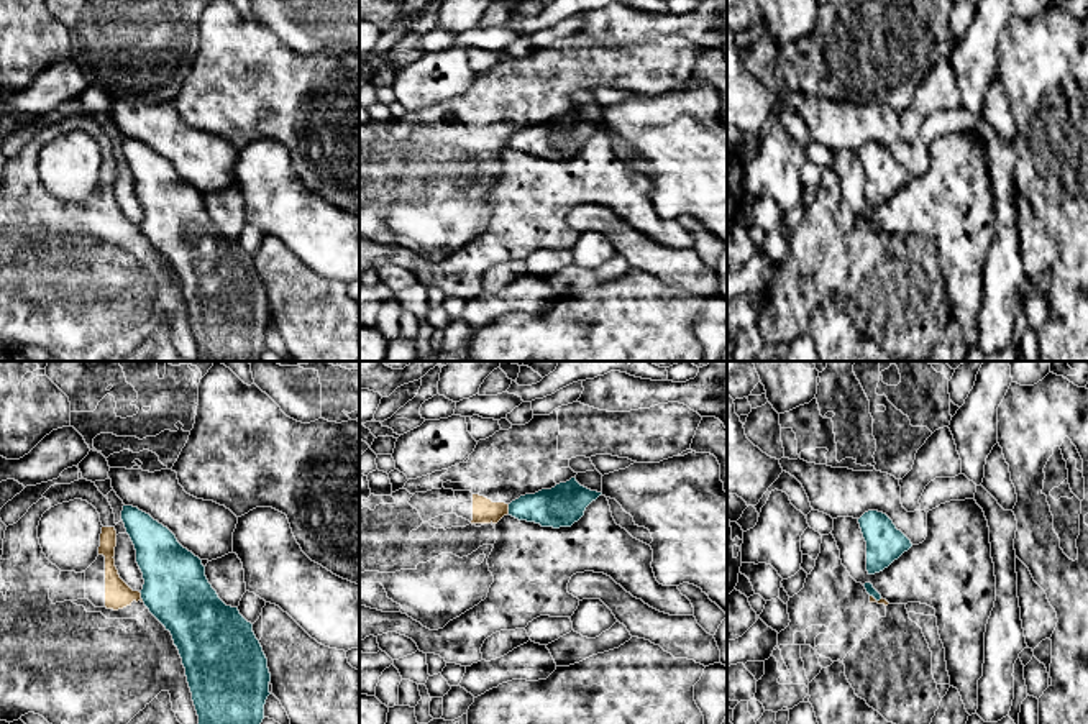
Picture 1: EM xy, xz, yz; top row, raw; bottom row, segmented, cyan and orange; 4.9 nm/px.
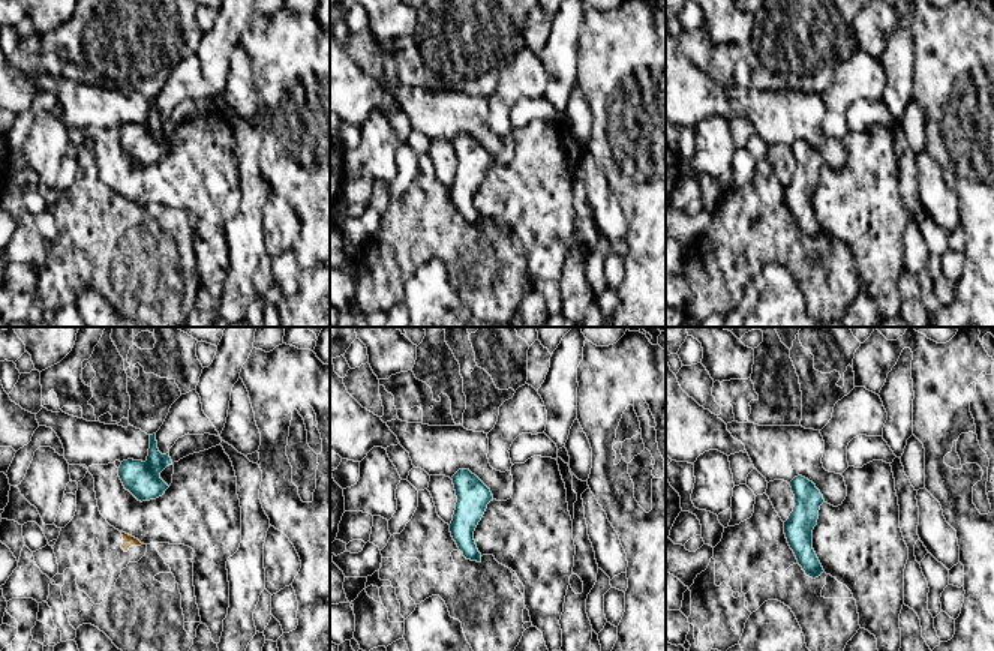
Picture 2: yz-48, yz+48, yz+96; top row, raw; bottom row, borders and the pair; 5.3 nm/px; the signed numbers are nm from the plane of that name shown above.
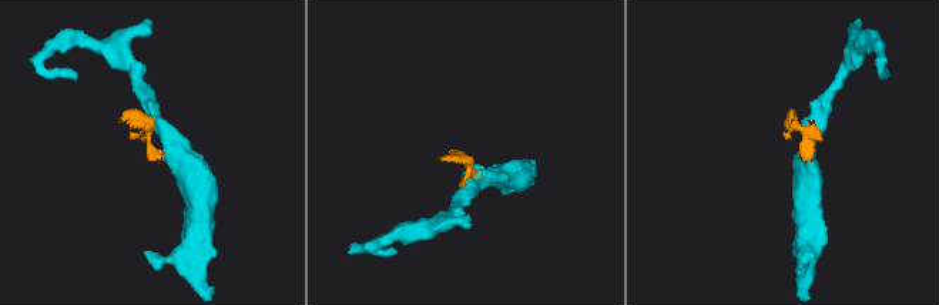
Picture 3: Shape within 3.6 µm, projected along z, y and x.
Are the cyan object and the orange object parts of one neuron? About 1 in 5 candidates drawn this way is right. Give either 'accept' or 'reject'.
reject

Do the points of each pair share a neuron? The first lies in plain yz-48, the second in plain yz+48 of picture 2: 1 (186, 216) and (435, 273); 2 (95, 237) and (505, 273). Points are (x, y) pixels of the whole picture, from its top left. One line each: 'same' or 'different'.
1: different
2: same

